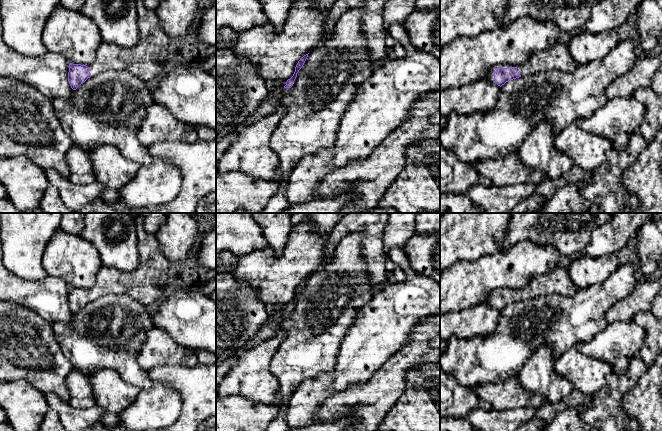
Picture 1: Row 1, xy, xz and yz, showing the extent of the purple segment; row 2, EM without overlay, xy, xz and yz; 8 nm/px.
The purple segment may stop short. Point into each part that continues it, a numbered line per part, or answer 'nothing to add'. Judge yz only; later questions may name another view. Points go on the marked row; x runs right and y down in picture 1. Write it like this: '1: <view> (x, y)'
1: yz (557, 57)

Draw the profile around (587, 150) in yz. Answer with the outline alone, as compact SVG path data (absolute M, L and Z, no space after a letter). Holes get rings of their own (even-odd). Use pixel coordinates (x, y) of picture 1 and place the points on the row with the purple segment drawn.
M577 123L570 124L555 138L556 148L565 153L573 165L586 171L593 171L602 165L606 152L614 148L610 139L590 133Z

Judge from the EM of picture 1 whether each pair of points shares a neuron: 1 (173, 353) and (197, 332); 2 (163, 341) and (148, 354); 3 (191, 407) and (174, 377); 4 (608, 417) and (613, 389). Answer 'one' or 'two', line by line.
1: two
2: one
3: one
4: one

